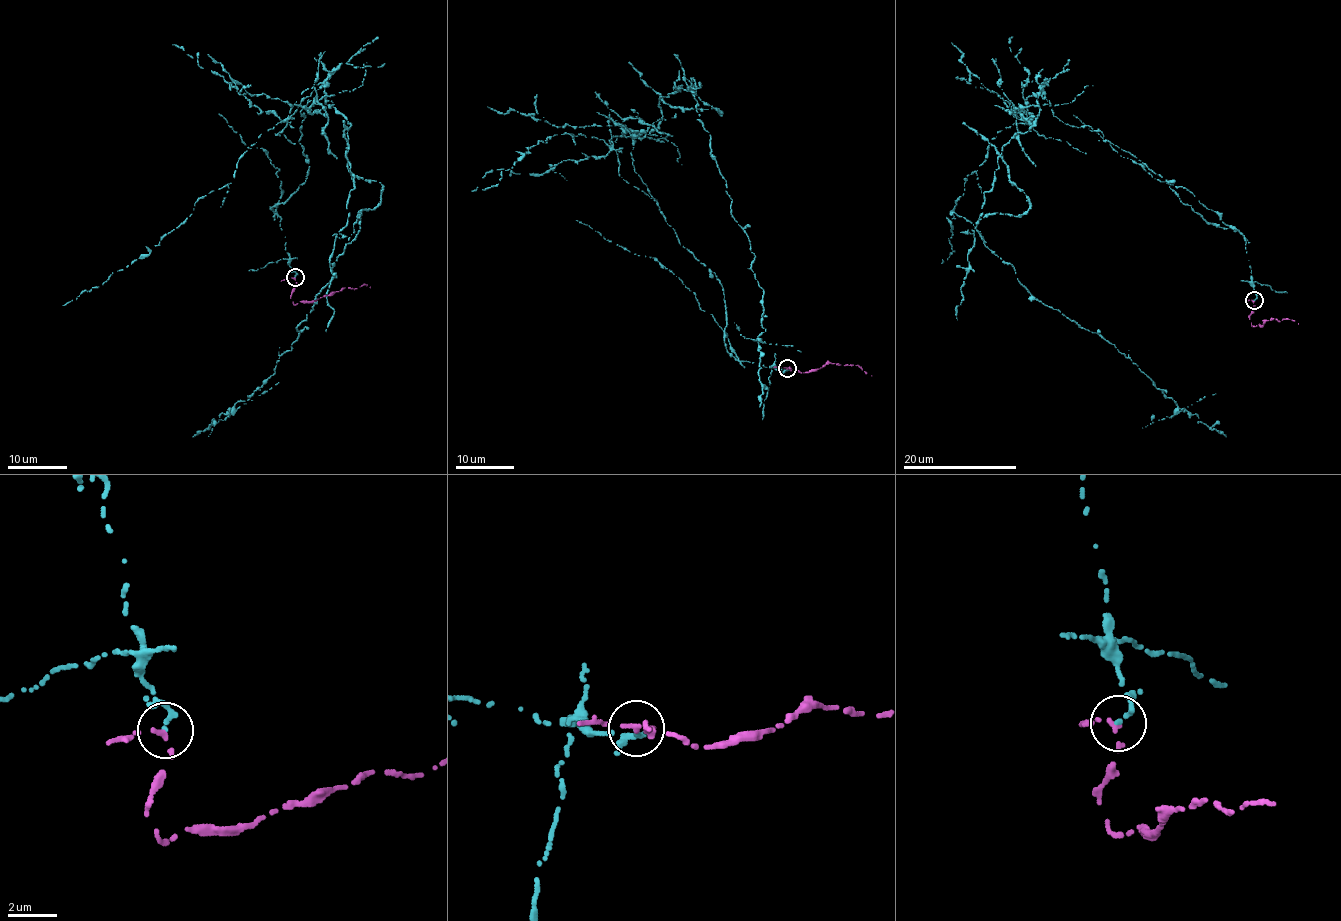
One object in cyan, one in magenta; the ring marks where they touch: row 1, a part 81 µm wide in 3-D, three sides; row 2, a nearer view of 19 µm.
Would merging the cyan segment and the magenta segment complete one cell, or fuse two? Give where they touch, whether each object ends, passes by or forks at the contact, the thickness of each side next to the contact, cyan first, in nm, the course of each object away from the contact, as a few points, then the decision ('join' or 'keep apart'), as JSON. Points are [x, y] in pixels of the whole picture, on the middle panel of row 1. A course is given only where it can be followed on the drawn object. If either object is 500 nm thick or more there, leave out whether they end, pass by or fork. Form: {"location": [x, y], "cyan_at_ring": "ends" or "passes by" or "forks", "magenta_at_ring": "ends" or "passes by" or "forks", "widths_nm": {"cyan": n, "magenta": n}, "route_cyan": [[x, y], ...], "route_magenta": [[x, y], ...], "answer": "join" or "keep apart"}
{"location": [787, 368], "cyan_at_ring": "ends", "magenta_at_ring": "passes by", "widths_nm": {"cyan": 190, "magenta": 150}, "route_cyan": [[787, 368], [724, 346], [721, 283], [635, 170], [659, 99], [721, 114], [692, 77], [764, 291], [759, 407]], "route_magenta": [[788, 368], [801, 373], [835, 363], [858, 365], [872, 375]], "answer": "keep apart"}

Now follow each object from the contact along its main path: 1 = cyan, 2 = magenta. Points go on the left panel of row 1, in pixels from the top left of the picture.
1: (295, 277), (270, 207), (307, 177), (300, 112), (324, 85), (348, 170), (380, 199), (275, 373), (192, 436)
2: (295, 279), (297, 284), (290, 295), (294, 304), (313, 301), (342, 288), (357, 289), (366, 284), (370, 288)

